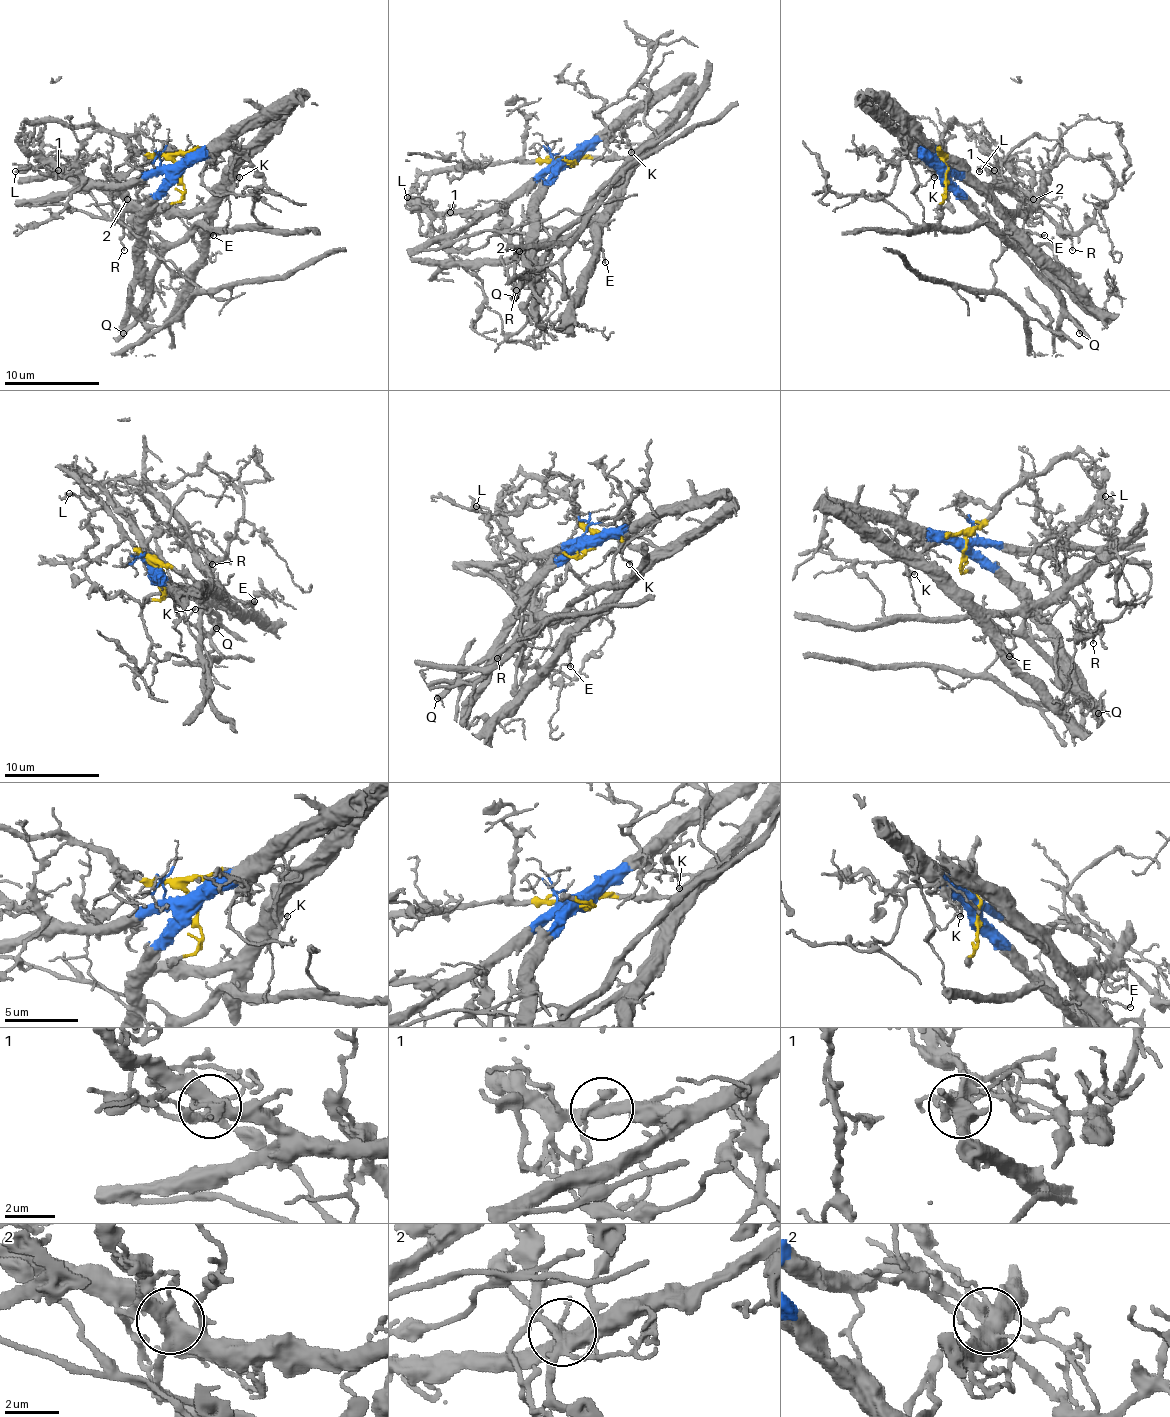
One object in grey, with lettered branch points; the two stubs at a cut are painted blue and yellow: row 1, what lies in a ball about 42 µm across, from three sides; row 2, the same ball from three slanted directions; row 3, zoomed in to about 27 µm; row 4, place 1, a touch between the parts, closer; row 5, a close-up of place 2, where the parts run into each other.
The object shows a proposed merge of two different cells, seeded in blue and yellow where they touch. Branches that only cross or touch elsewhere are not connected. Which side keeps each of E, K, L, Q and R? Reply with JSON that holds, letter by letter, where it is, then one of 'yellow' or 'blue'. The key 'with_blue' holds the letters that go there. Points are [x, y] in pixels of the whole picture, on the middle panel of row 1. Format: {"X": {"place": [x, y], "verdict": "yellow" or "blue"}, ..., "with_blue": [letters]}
{"E": {"place": [605, 262], "verdict": "yellow"}, "K": {"place": [631, 152], "verdict": "blue"}, "L": {"place": [407, 197], "verdict": "blue"}, "Q": {"place": [515, 297], "verdict": "blue"}, "R": {"place": [516, 290], "verdict": "yellow"}, "with_blue": ["K", "L", "Q"]}

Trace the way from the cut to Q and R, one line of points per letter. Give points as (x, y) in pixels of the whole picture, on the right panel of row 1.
Q: (944, 170), (944, 177), (1042, 269), (1051, 281), (1061, 310), (1080, 333)
R: (947, 170), (940, 148), (1001, 208), (1023, 210), (1042, 193), (1061, 212), (1073, 250)

